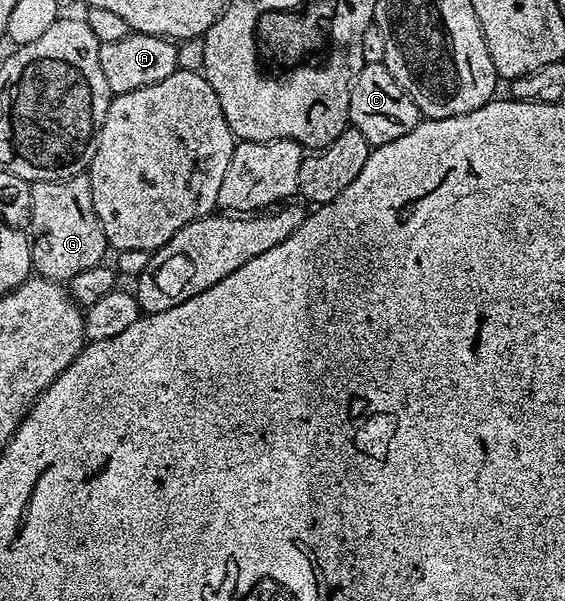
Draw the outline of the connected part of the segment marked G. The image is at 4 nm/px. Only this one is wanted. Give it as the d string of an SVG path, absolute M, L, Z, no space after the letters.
M86 173L75 174L65 180L32 182L31 224L31 269L38 277L60 284L70 283L77 272L93 268L109 254L107 237L95 215L91 180Z

